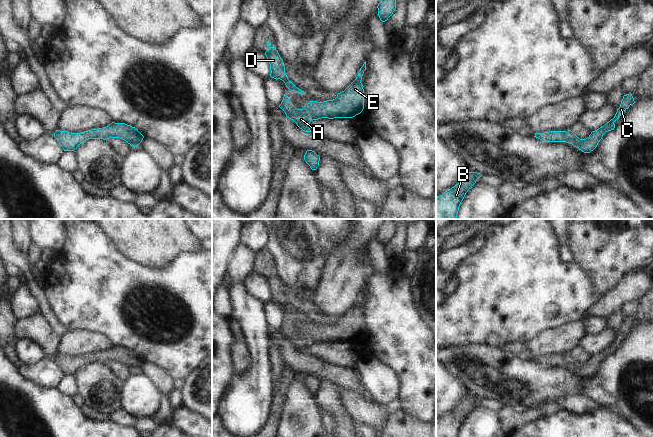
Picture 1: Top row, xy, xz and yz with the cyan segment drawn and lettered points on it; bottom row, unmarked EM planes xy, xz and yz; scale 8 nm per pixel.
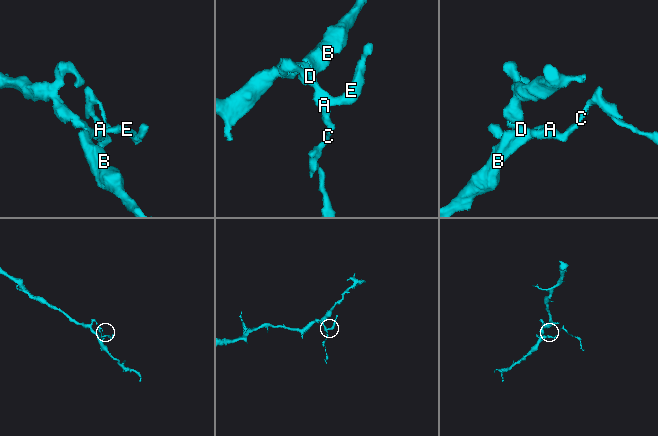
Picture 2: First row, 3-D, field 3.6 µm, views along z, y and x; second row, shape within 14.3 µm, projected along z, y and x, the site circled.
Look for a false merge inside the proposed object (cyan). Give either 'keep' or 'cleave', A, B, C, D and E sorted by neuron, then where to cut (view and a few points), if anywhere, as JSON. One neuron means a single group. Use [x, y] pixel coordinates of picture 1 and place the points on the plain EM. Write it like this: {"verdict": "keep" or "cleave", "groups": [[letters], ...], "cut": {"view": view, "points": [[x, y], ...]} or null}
{"verdict": "keep", "groups": [["A", "B", "C", "D", "E"]], "cut": null}

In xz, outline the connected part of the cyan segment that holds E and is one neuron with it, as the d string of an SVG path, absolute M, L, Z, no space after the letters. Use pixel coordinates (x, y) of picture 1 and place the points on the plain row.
M366 285L358 296L356 303L342 316L337 318L333 324L323 326L310 325L303 333L297 333L291 326L288 325L289 321L284 318L283 324L279 331L285 336L286 340L293 344L297 350L305 356L311 356L309 348L313 344L321 342L353 342L360 338L364 333L364 313L361 307L362 300L366 294Z

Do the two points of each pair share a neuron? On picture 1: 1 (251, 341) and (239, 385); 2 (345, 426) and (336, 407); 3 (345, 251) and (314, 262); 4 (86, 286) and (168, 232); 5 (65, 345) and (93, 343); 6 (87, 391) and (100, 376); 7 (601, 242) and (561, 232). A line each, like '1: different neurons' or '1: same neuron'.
1: same neuron
2: same neuron
3: different neurons
4: different neurons
5: same neuron
6: same neuron
7: different neurons

